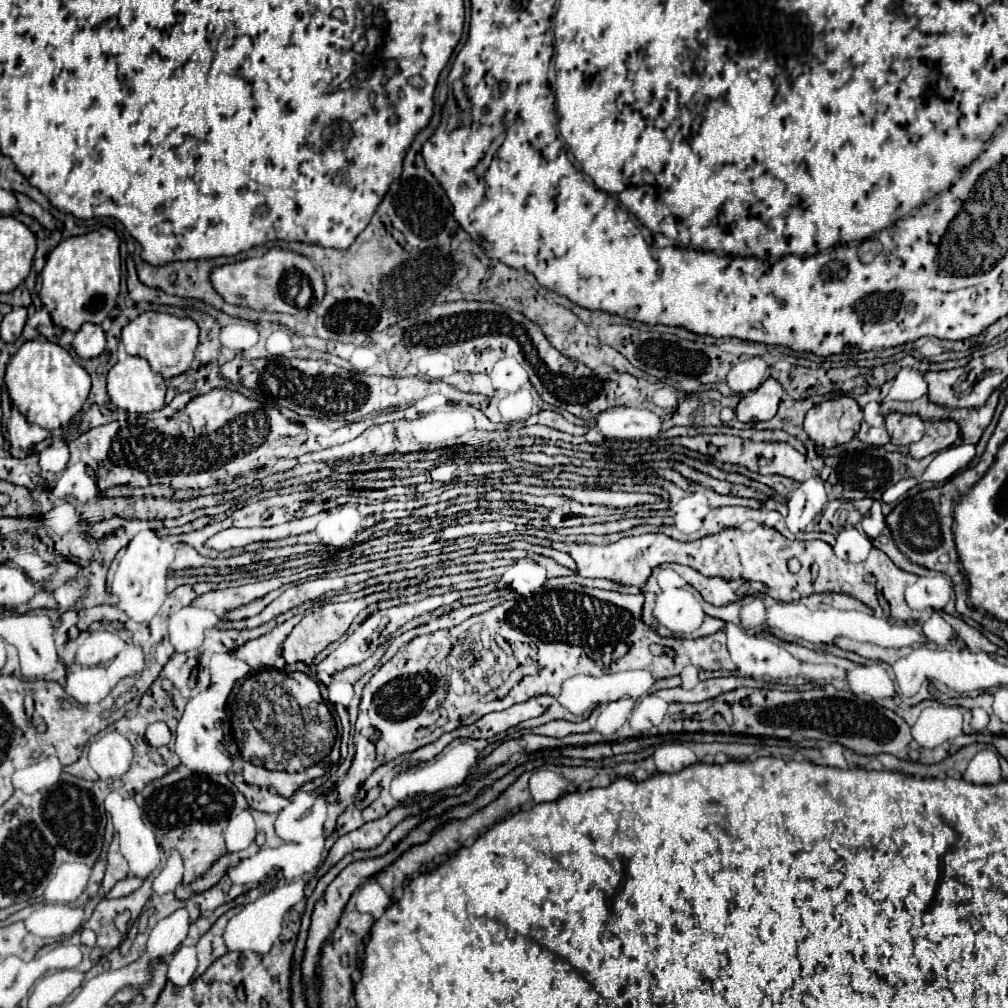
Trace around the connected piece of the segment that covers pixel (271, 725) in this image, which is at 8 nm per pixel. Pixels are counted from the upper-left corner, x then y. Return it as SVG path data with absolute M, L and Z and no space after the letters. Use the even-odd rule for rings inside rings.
M257 671L251 677L247 677L247 681L241 685L239 693L231 703L231 725L235 741L227 731L225 749L233 759L233 771L243 775L243 779L249 785L275 787L281 797L291 797L295 789L299 789L303 783L321 777L325 773L321 765L315 765L319 763L319 759L325 759L327 763L333 764L339 762L341 756L339 736L342 727L336 712L332 711L332 705L327 700L327 687L323 683L317 683L305 673ZM287 771L299 771L299 773L287 773Z

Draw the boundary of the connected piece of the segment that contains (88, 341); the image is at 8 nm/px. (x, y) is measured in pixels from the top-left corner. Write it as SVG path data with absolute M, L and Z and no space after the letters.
M85 323L73 339L73 349L79 357L83 359L91 359L103 353L105 349L105 331L101 329L101 325L95 323Z

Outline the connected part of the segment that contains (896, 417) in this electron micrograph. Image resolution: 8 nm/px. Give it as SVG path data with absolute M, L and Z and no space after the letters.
M889 413L885 417L885 425L895 445L911 445L919 441L925 433L925 421L917 415L903 415L903 413Z

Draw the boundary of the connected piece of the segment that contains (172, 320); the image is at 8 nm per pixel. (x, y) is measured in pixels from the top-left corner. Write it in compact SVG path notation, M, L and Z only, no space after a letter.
M145 311L129 325L123 327L121 341L129 355L145 357L155 373L161 373L165 379L181 375L189 369L199 339L199 325L191 317L177 317L161 311Z

